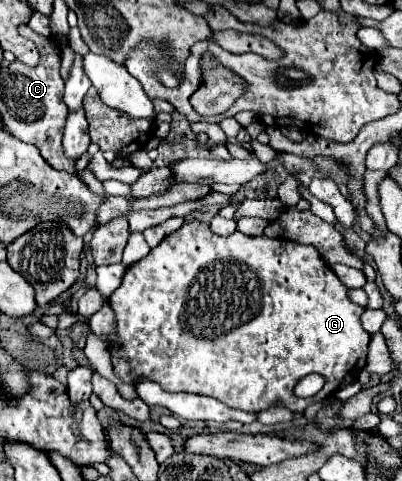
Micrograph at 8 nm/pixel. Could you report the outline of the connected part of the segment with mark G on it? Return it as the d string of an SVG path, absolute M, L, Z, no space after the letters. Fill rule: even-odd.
M198 219L186 221L178 231L170 233L158 247L154 247L144 259L140 259L138 263L128 267L128 271L122 279L122 285L110 297L110 307L116 313L118 335L120 335L120 351L112 357L114 371L120 379L124 379L126 383L132 383L132 377L130 377L130 371L132 371L134 375L142 375L142 377L156 381L164 391L184 391L184 393L210 395L228 407L244 409L248 413L260 413L272 405L282 405L282 407L290 409L292 413L304 413L308 405L312 405L316 401L324 401L326 397L334 395L338 389L356 383L358 373L366 365L366 351L368 351L370 335L360 323L360 315L364 313L364 307L350 301L348 287L334 275L332 269L326 267L326 263L322 261L320 253L314 247L300 245L300 243L290 241L290 239L270 239L266 235L250 237L250 235L244 235L240 231L234 231L234 233L222 237L222 235L212 233L210 225L204 221L198 221ZM308 373L324 375L326 385L322 387L322 391L318 395L308 397L308 399L300 399L294 395L294 387Z

